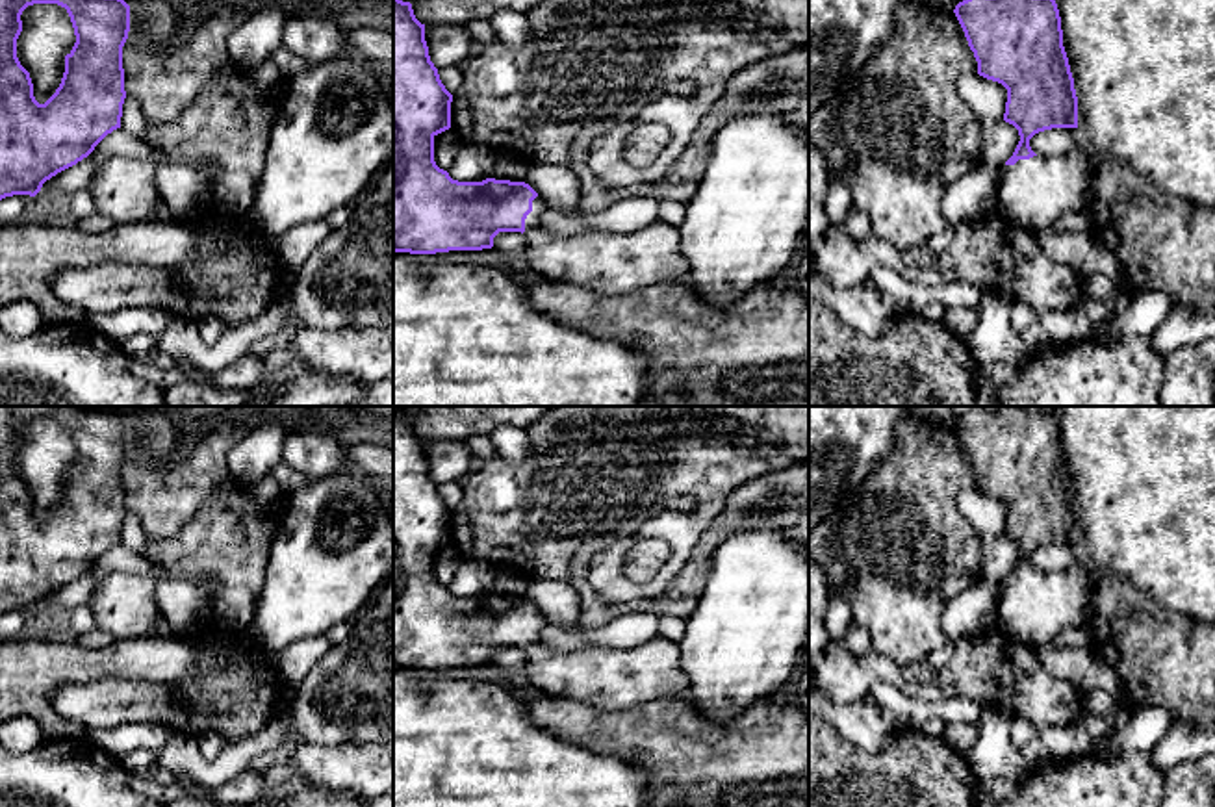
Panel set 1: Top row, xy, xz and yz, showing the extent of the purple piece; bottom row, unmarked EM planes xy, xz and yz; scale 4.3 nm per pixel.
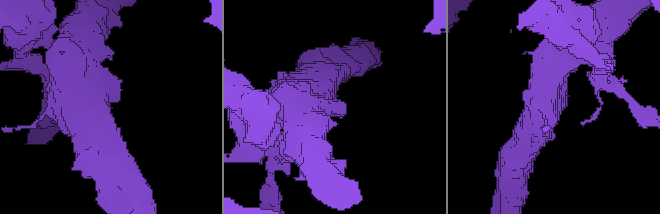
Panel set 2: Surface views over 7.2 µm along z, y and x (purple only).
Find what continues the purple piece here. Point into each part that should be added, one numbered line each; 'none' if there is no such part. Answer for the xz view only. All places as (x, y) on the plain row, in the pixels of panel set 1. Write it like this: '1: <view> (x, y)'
1: xz (605, 678)

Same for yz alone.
1: yz (1034, 609)

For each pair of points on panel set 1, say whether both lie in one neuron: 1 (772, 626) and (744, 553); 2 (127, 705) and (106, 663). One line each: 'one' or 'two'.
1: one
2: two

